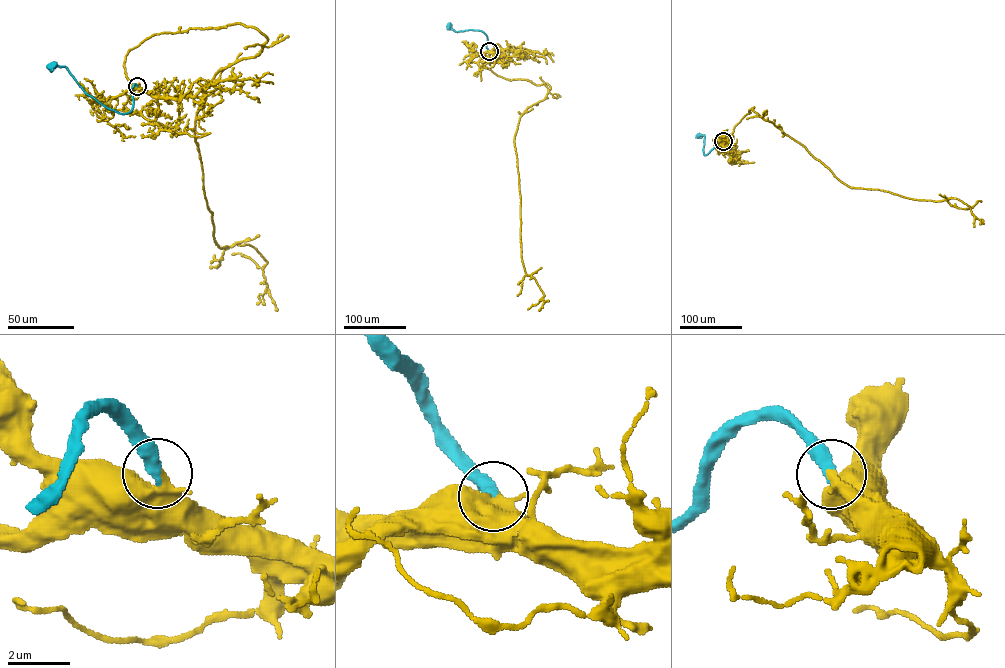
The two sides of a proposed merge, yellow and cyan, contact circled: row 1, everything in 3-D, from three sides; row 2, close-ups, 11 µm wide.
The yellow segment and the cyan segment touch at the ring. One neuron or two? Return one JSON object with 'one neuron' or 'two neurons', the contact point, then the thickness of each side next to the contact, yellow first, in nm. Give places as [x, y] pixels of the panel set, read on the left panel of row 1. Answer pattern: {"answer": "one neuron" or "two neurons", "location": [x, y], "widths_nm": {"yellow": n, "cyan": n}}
{"answer": "one neuron", "location": [137, 86], "widths_nm": {"yellow": 550, "cyan": 480}}

